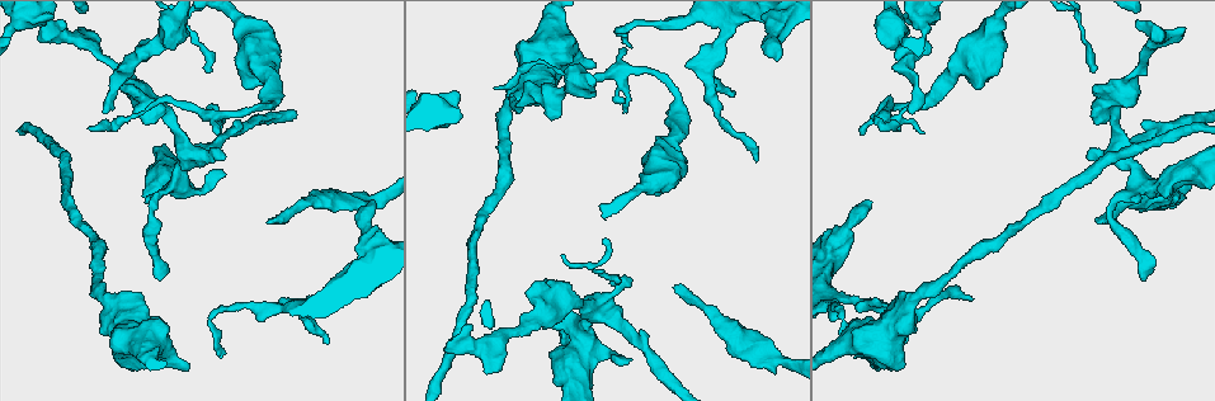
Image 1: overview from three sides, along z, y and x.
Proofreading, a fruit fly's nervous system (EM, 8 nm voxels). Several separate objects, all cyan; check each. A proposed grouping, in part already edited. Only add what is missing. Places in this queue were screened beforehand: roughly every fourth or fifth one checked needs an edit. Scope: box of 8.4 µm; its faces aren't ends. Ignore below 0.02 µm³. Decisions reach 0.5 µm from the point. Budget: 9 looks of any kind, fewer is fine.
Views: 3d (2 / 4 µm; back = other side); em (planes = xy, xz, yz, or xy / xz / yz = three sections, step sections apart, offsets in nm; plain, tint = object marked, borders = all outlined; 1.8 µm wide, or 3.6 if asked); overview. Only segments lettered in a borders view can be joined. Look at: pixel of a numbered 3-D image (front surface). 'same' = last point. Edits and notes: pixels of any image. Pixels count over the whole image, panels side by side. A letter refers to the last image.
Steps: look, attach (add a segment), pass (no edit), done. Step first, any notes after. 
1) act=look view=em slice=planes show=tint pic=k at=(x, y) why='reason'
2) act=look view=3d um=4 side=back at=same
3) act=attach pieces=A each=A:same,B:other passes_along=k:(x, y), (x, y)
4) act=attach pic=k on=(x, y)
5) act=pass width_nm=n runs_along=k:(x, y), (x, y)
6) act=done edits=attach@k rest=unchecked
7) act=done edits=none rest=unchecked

act=look view=em um=3.6 slice=xy step=4 show=tint pic=1 at=(270, 223)

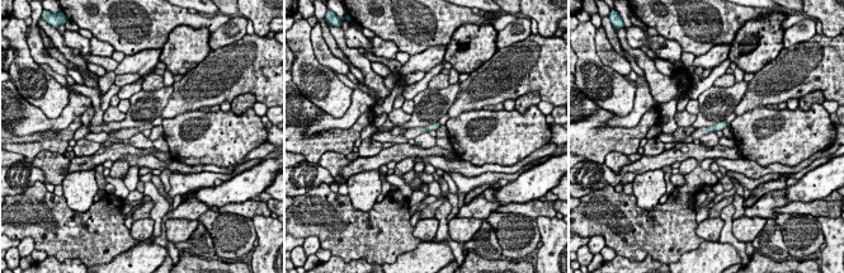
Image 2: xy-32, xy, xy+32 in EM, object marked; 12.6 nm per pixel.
act=look view=em um=3.6 slice=planes show=borders at=same why='another direction'

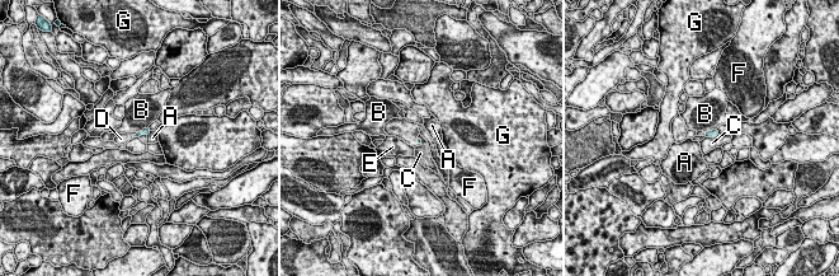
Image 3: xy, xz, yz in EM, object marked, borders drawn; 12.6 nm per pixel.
act=attach pieces=D longest_contact=B:180nm each=A:other,B:other,C:other,D:same,E:other,F:other,G:other found='the neuron continues'

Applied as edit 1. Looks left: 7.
act=look view=em slice=yz step=16 show=borders pic=1 at=(1144, 279) why='long arm stops here'

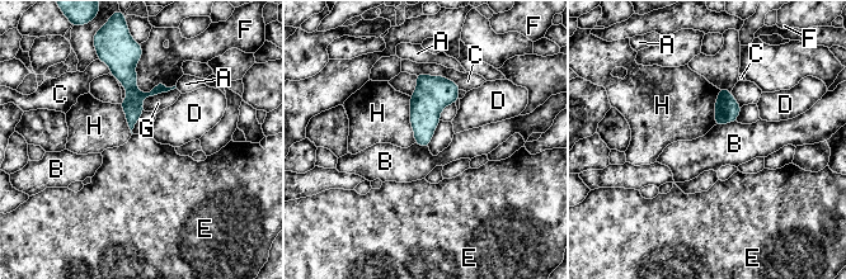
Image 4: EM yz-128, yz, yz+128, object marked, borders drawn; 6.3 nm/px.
act=pass longest_contact=C:320nm each=A:other,B:other,C:other,D:other,E:other,F:other,G:other,H:other runs_along=4:(127, 70), (132, 91), (131, 123) found='no lettered segment goes on from it'

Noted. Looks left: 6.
act=look view=3d um=4 pic=1 at=(88, 127) why='long arm stops here'

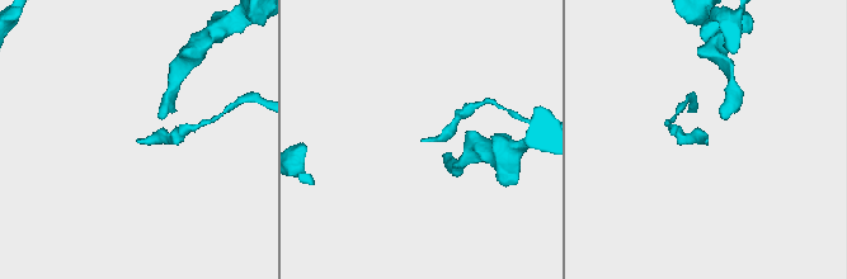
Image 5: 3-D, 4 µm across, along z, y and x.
act=look view=em slice=xy step=8 show=borders pic=5 at=(421, 140) why='need the tissue'

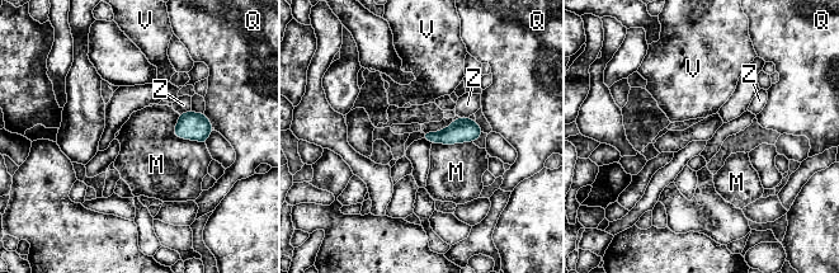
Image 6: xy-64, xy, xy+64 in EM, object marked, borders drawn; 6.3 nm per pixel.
act=pass longest_contact=M:260nm each=M:other,Q:other,V:other,Z:other border=6:(178, 114), (173, 133), (204, 144) found='none of them fits'

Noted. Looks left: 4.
act=look view=em slice=planes show=borders pic=1 at=(560, 114) why='an open end'

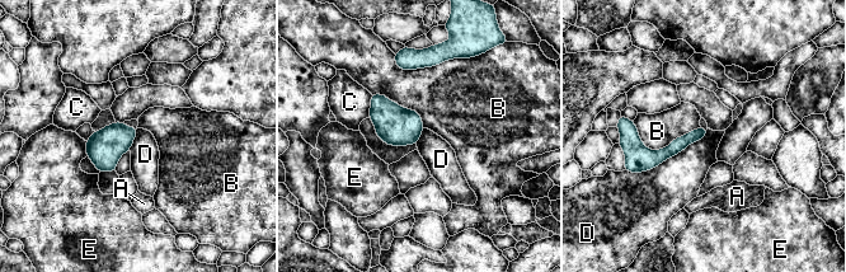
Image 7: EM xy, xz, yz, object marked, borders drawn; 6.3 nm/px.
act=pass longest_contact=D:600nm each=A:other,B:other,C:other,D:other,E:other found='no lettered segment goes on from it'

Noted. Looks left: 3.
act=done edits=attach@3 rest=unchecked

